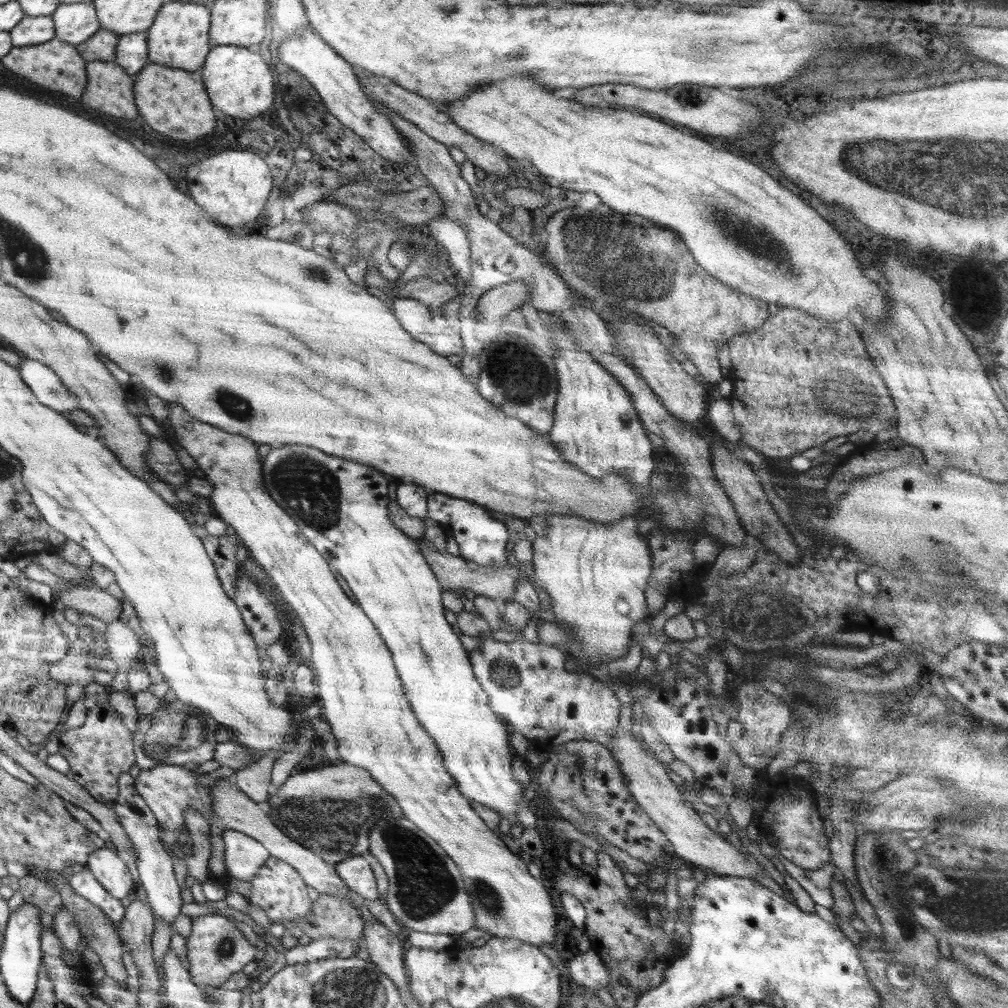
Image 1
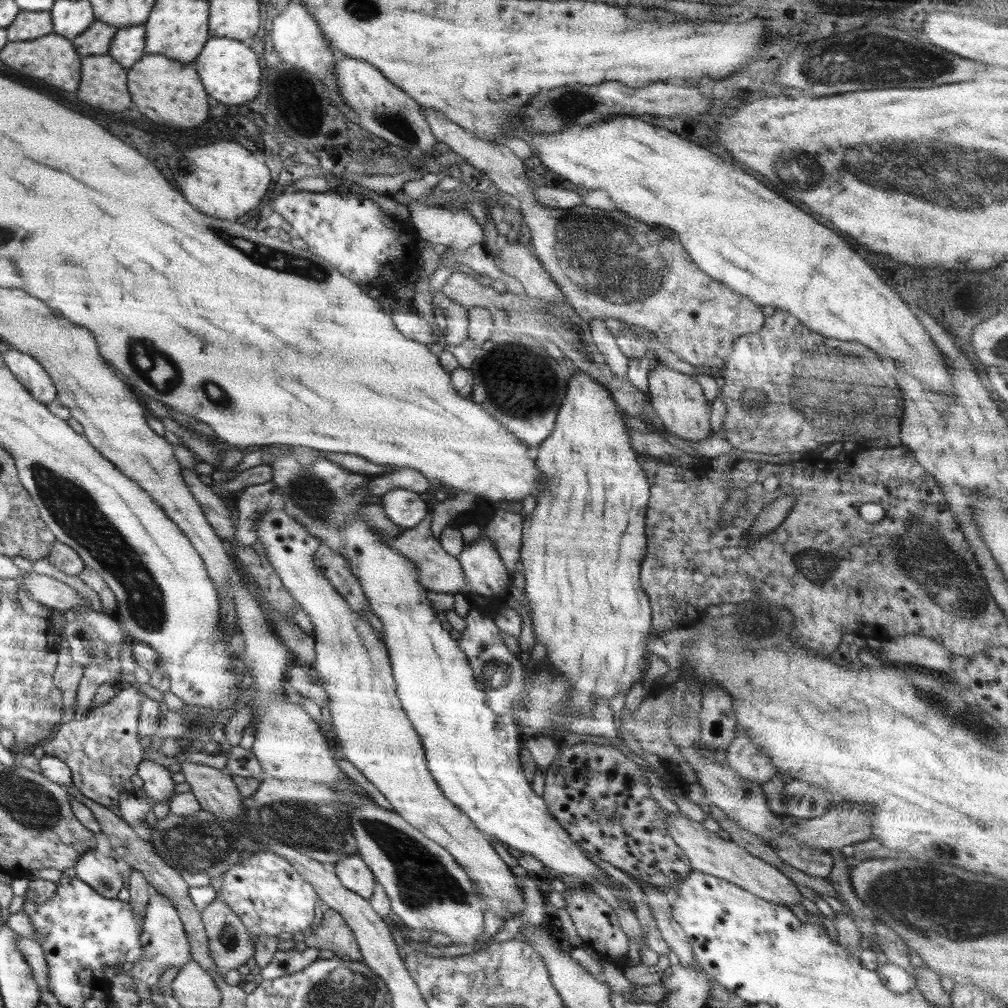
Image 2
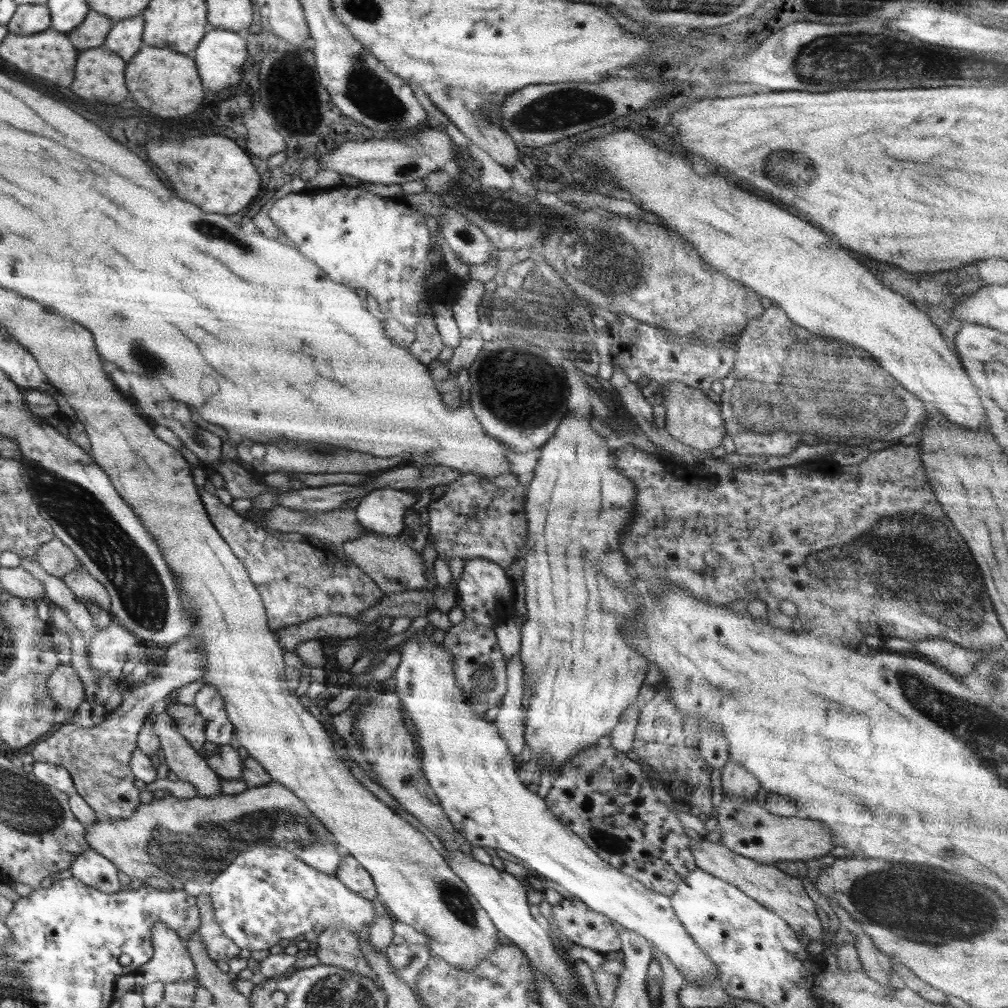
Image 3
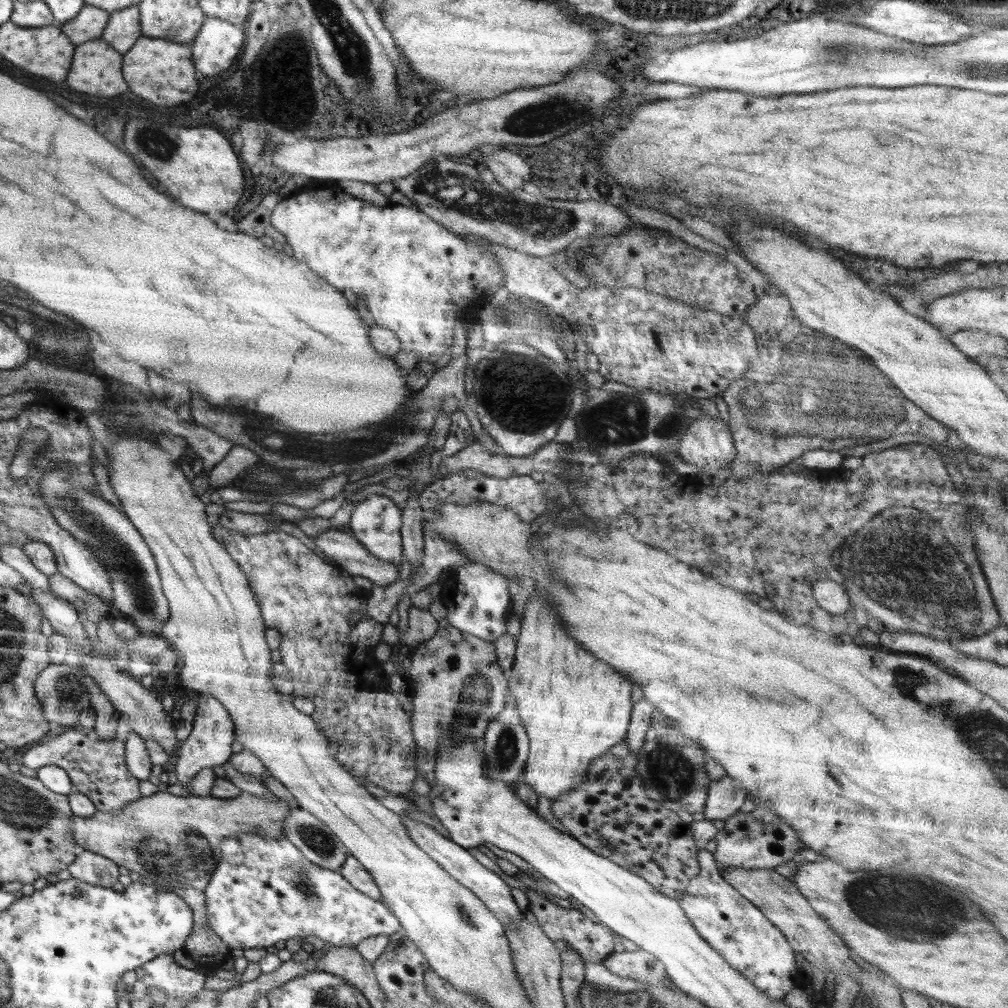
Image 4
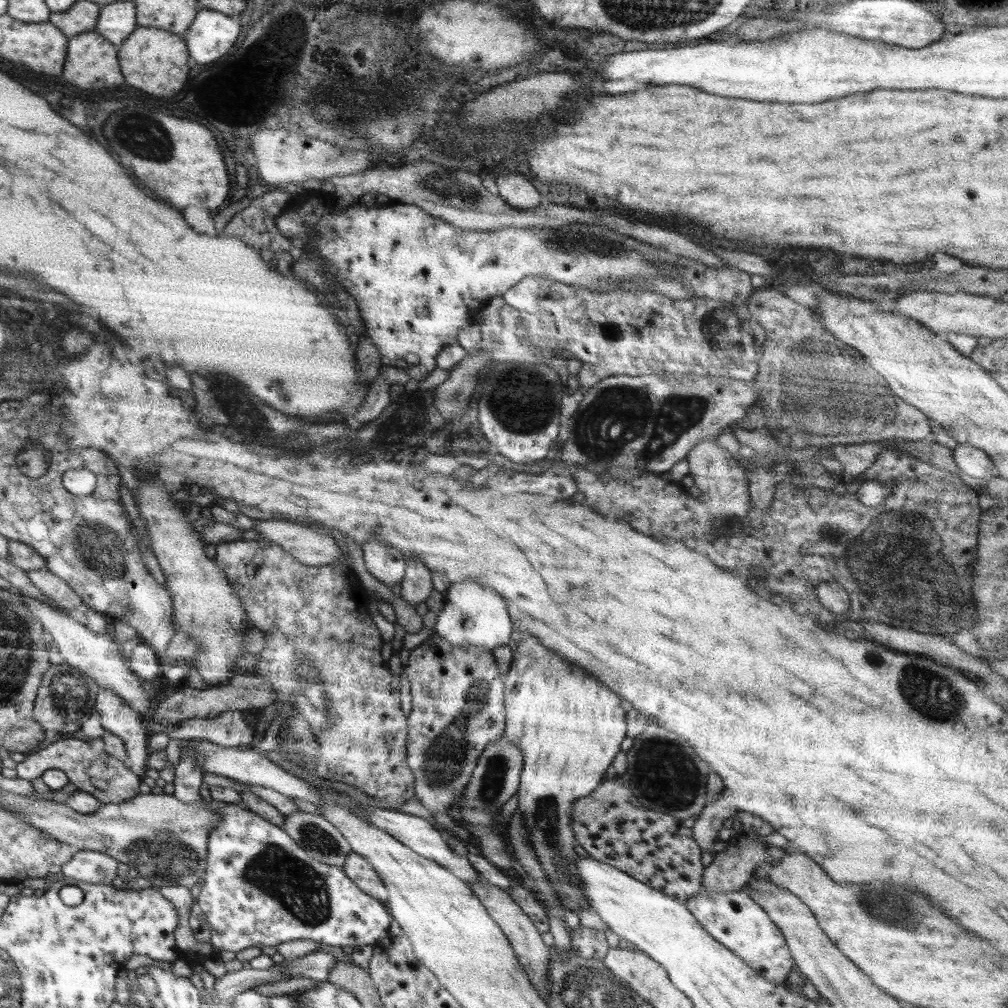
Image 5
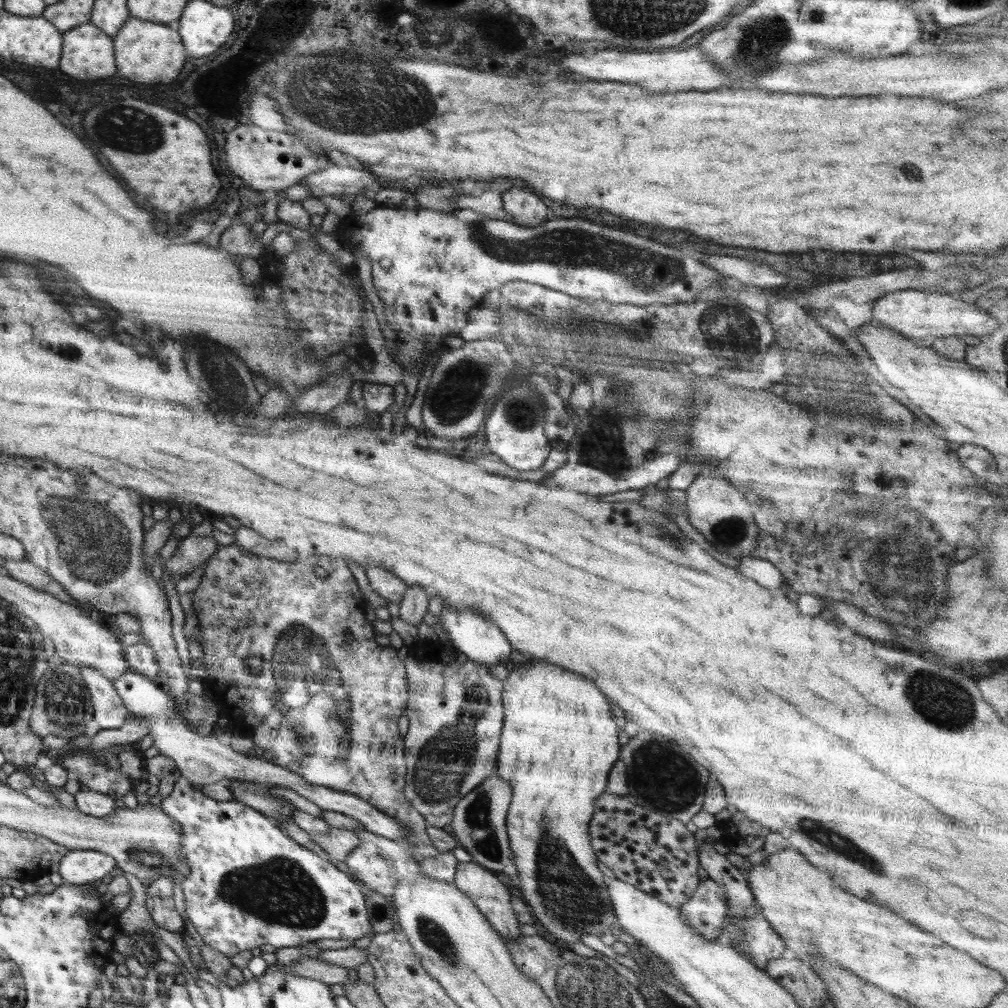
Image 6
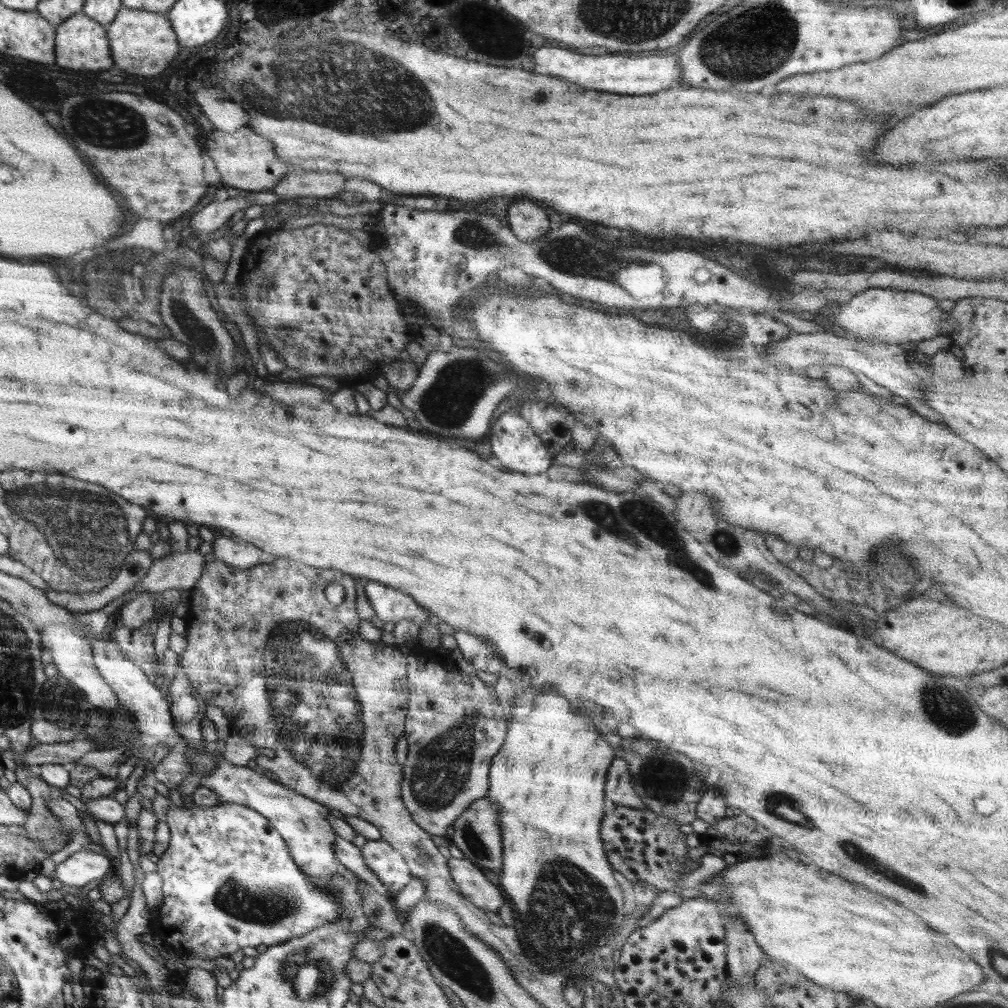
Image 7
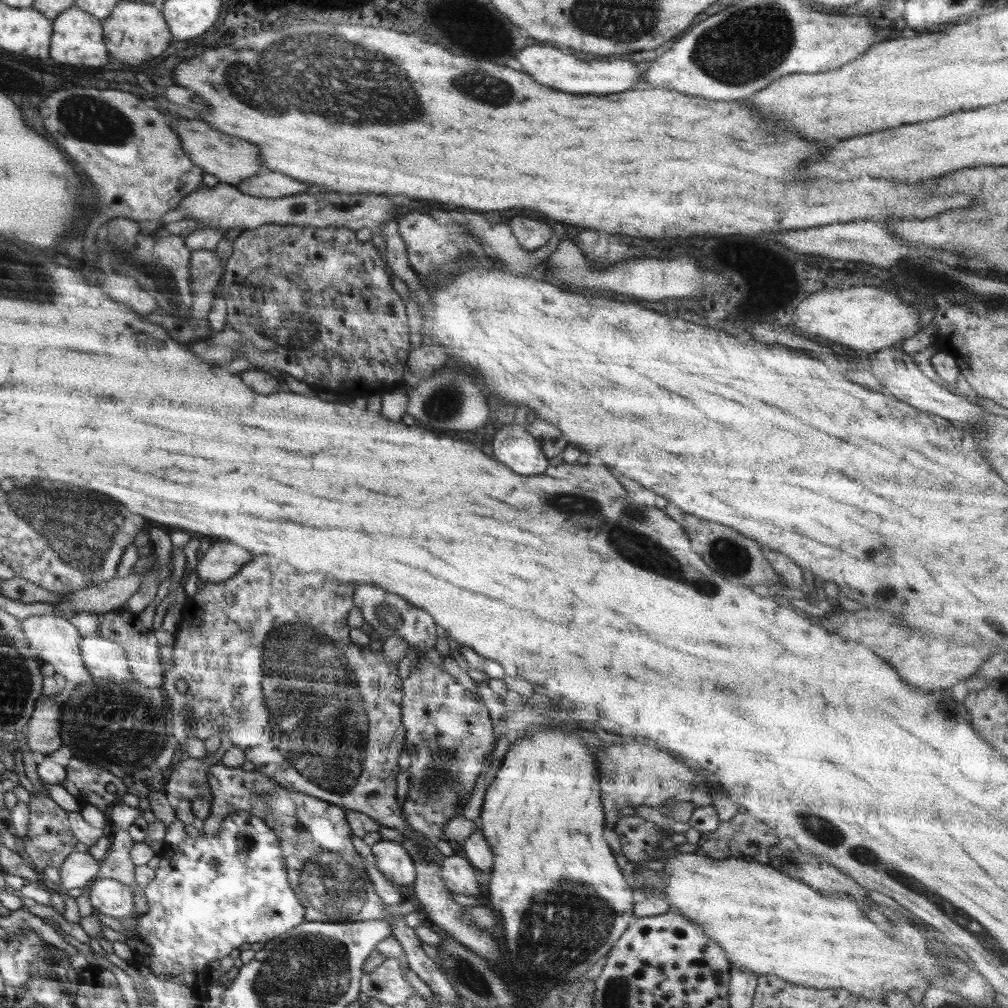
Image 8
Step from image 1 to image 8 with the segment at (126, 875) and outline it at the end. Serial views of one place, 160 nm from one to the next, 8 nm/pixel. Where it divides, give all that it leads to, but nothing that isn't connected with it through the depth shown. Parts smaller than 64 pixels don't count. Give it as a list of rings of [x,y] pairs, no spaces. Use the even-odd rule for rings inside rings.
[[[84,852],[70,853],[59,868],[60,884],[69,891],[71,888],[83,888],[100,870],[100,864]]]

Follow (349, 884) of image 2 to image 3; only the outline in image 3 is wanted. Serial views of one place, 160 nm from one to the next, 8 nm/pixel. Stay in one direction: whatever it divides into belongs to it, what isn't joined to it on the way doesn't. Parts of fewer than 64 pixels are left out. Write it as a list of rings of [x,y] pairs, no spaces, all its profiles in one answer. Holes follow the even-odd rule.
[[[343,852],[340,864],[334,872],[348,890],[356,892],[360,897],[375,901],[377,890],[371,874],[358,862],[357,858]]]

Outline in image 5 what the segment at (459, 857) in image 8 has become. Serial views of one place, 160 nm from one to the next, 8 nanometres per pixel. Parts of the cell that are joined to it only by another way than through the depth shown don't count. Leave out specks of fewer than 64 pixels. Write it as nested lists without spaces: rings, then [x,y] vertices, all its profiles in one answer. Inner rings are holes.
[[[479,873],[479,878],[475,882],[466,882],[472,889],[472,892],[479,898],[483,906],[486,908],[488,915],[498,924],[502,933],[506,936],[511,948],[514,951],[519,964],[522,966],[524,973],[528,976],[528,980],[535,985],[535,989],[539,995],[546,1001],[550,994],[550,981],[548,979],[548,963],[550,963],[551,947],[544,944],[541,938],[541,933],[534,928],[534,924],[530,918],[520,910],[519,904],[513,902],[507,892],[502,891],[483,878]]]

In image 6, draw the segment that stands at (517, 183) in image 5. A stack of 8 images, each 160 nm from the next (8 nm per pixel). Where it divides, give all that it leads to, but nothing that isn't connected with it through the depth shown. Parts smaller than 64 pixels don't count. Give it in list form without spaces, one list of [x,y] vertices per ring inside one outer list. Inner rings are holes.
[[[512,188],[502,194],[502,200],[504,200],[503,209],[512,216],[512,222],[517,225],[531,227],[549,220],[546,215],[548,212],[546,204],[542,204],[542,200],[528,190]]]

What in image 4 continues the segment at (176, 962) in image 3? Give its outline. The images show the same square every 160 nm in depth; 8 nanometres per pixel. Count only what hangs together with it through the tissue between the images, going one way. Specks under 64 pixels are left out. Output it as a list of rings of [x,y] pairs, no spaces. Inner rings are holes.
[[[173,954],[158,956],[135,971],[138,980],[147,987],[152,986],[164,991],[168,1000],[176,999],[187,1004],[204,988],[204,980],[207,977],[176,964]]]

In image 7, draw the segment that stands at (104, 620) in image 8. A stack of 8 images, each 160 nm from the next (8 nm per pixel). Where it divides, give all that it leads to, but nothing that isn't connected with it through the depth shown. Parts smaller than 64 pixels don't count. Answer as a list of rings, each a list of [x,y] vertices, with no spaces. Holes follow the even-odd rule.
[[[123,623],[121,625],[114,632],[114,640],[152,681],[156,680],[159,674],[159,663],[154,653],[154,635],[143,628],[132,629]]]

